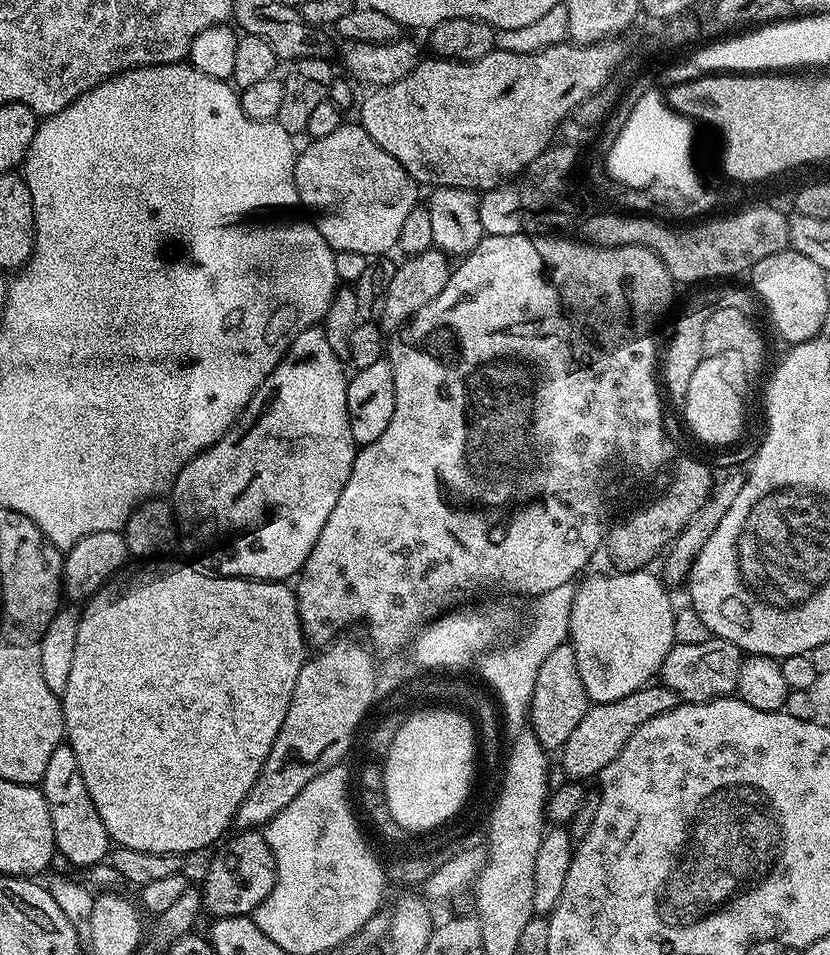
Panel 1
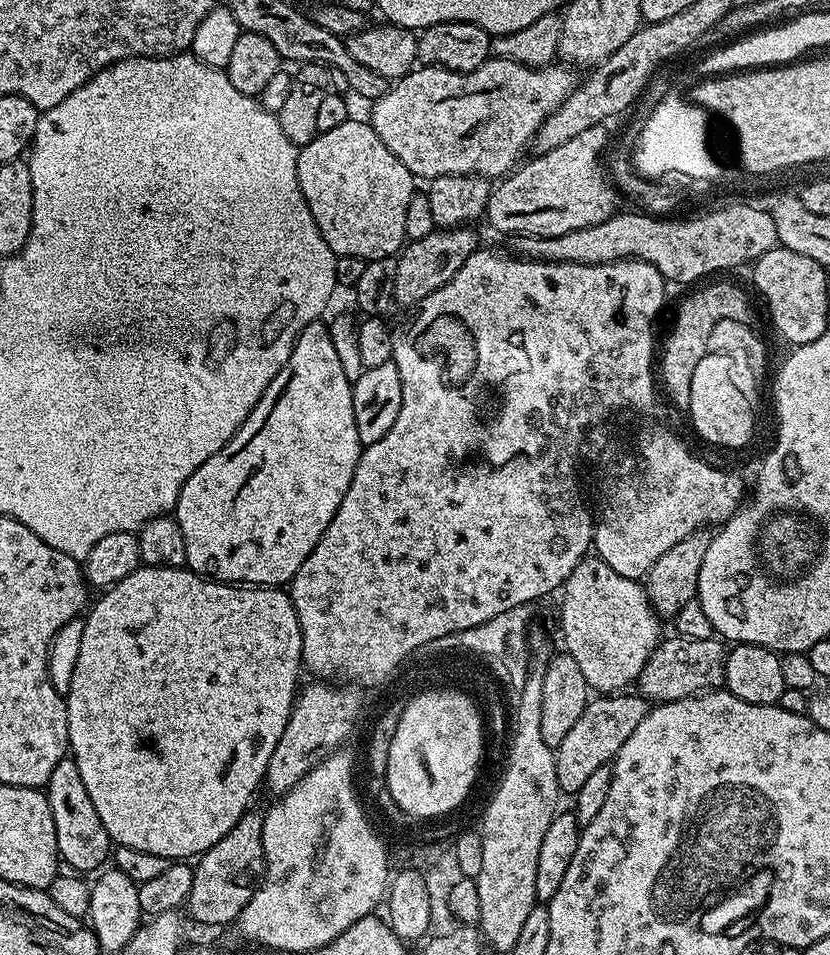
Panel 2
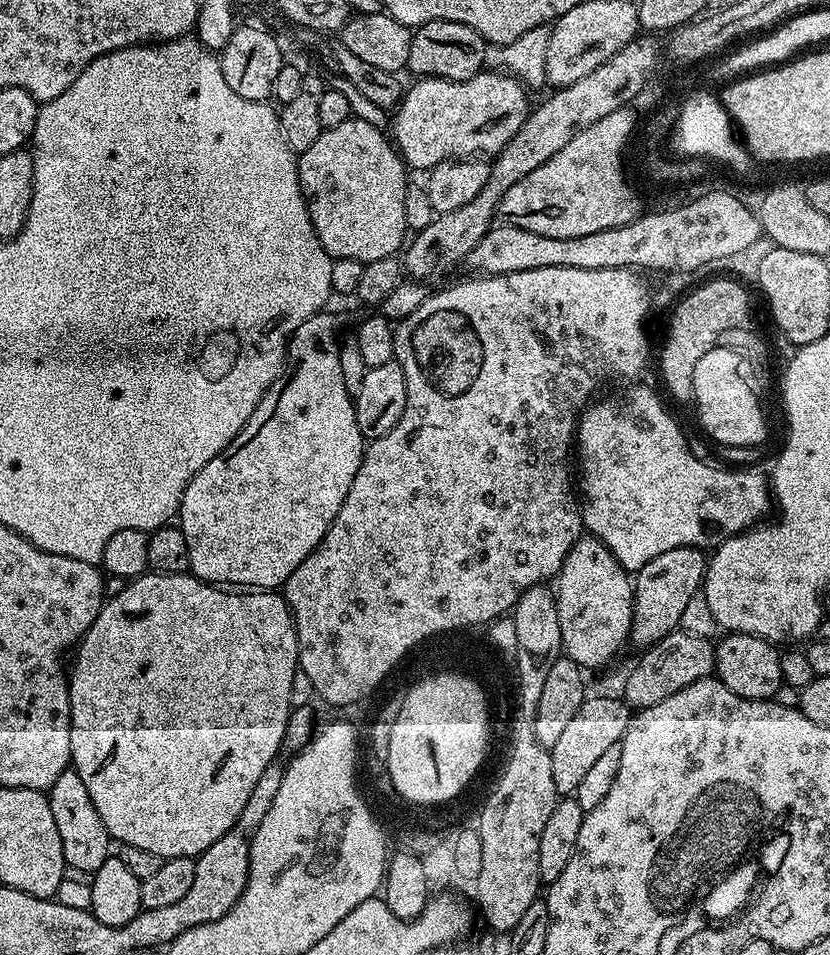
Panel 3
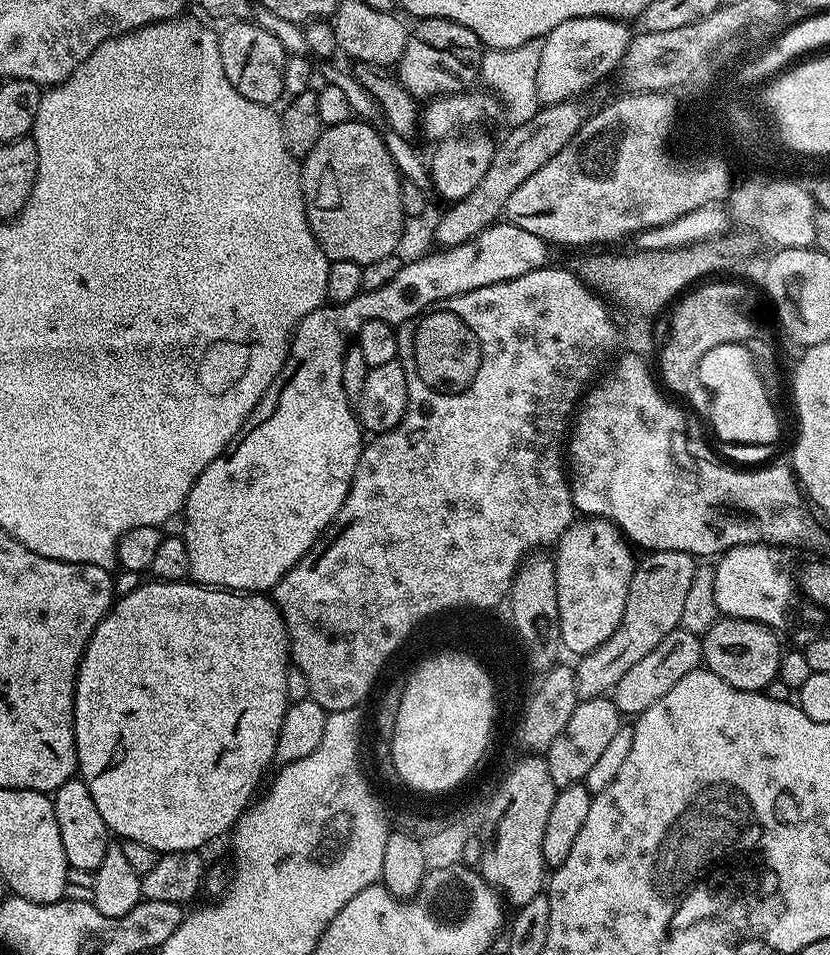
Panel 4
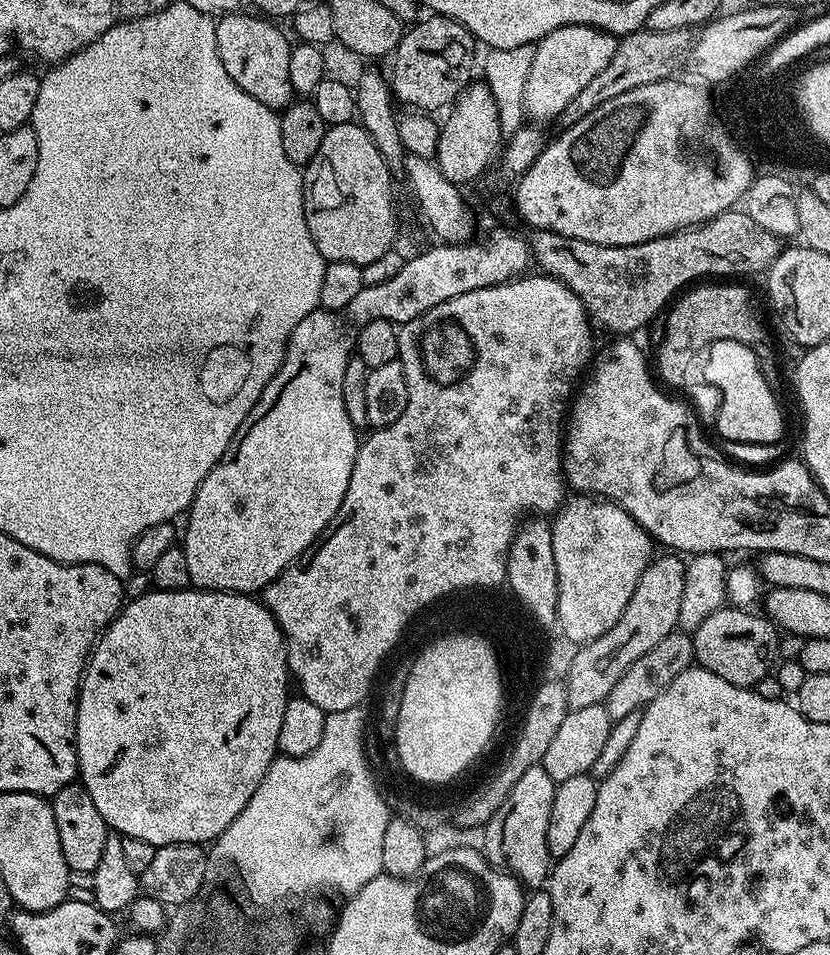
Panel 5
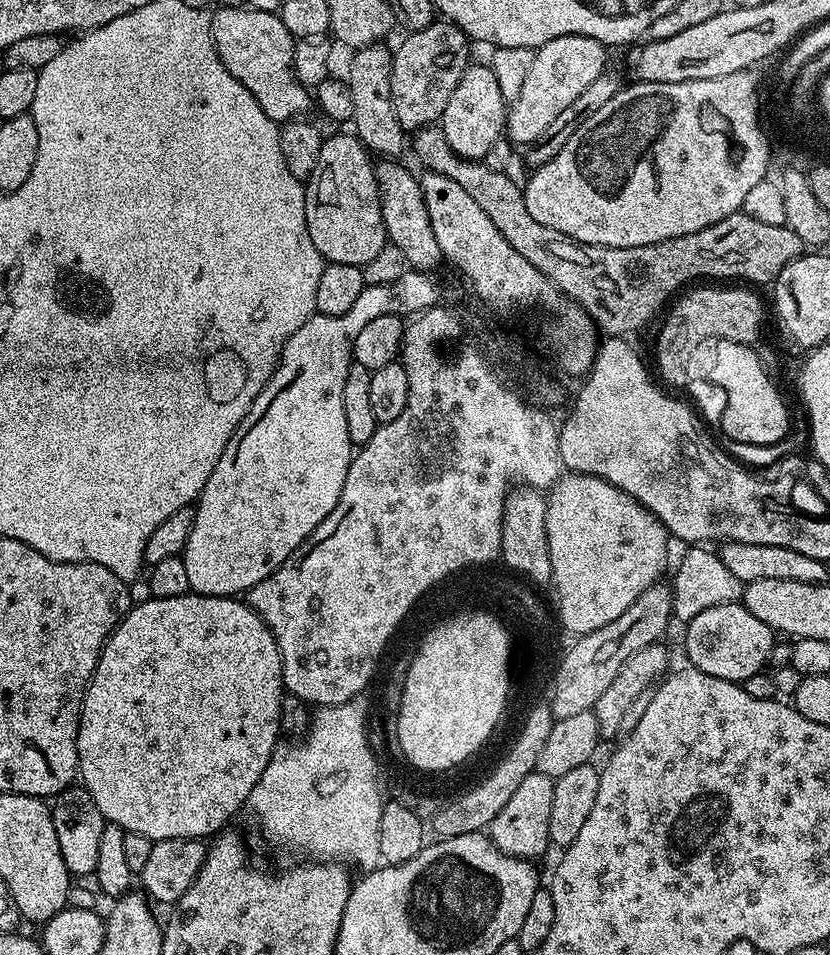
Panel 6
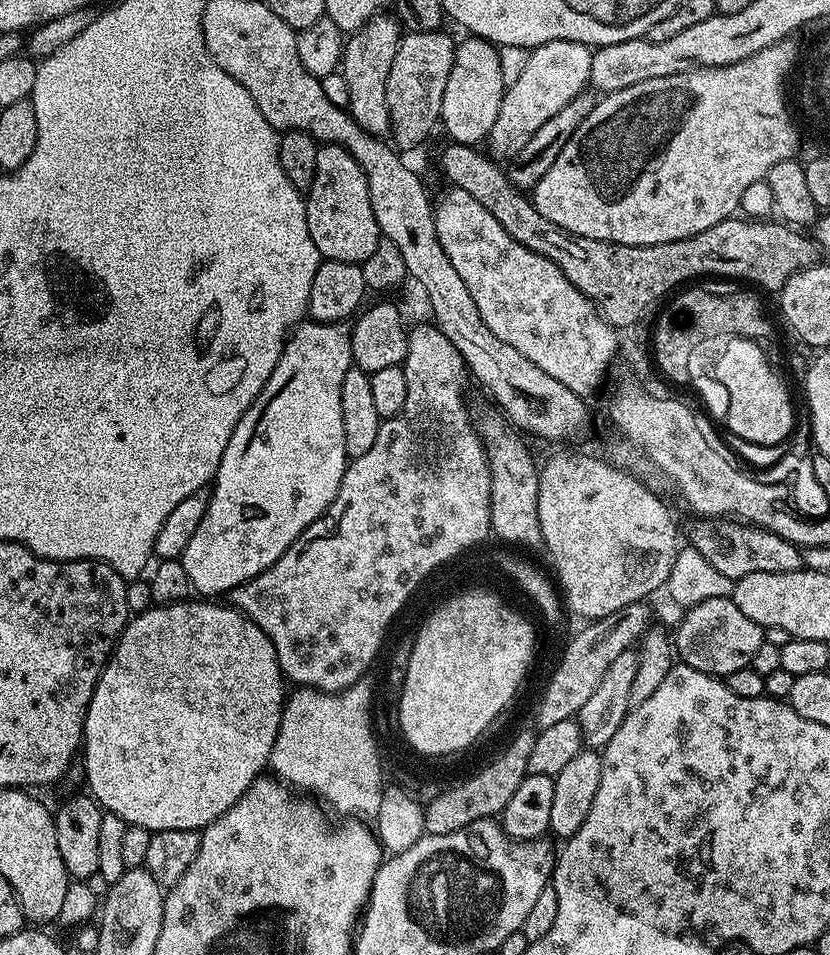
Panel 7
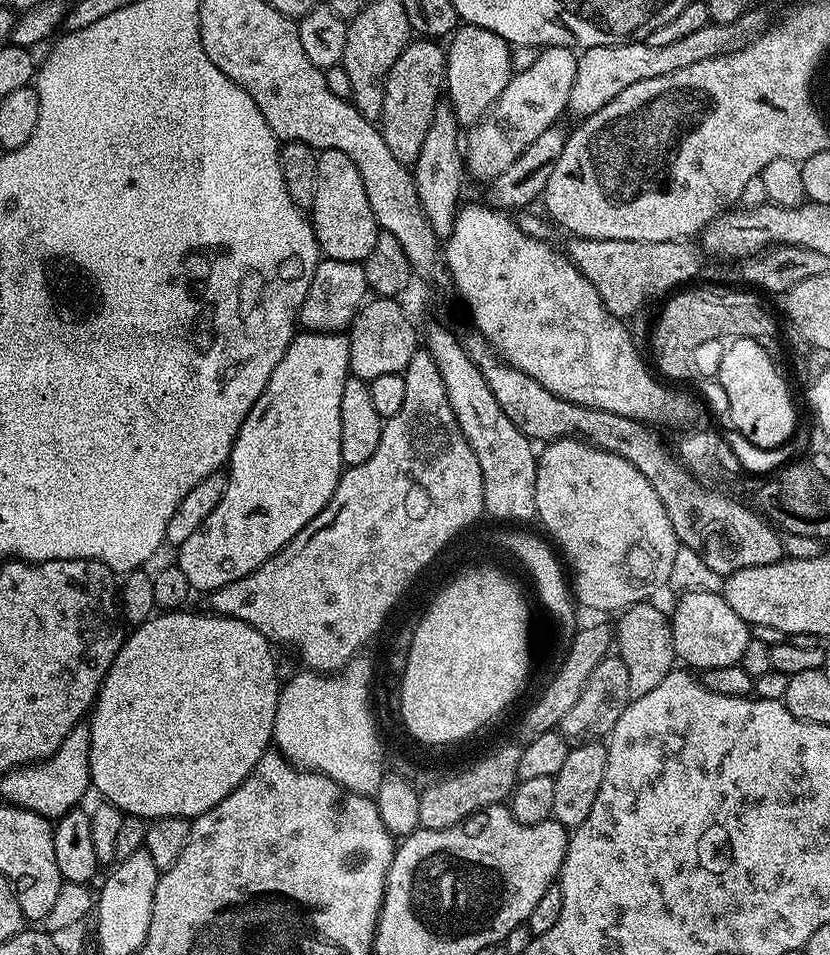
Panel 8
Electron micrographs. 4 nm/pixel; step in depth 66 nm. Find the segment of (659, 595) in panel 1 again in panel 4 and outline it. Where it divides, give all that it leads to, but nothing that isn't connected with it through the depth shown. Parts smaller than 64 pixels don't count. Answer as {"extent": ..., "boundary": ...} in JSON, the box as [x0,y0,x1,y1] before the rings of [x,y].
{"extent":[555,518,636,656],"boundary":[[[576,518],[555,545],[560,642],[565,649],[586,656],[618,630],[628,601],[628,587],[636,569],[633,545],[610,520]]]}

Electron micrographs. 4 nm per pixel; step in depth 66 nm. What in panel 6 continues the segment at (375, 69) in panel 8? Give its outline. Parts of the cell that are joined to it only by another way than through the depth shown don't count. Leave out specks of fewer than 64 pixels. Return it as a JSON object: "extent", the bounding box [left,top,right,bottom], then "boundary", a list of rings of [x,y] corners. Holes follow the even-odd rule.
{"extent":[346,43,406,158],"boundary":[[[383,43],[369,44],[357,49],[353,56],[346,79],[353,99],[354,114],[352,126],[355,135],[371,153],[384,158],[398,158],[406,150],[406,133],[398,122],[390,98],[390,74],[392,73],[392,52]],[[405,139],[405,140],[404,140]],[[378,153],[378,154],[377,154]]]}

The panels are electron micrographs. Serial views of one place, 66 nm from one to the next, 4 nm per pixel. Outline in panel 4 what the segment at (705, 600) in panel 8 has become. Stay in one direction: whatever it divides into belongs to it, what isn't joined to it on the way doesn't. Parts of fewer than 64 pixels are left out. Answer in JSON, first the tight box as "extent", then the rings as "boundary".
{"extent":[702,618,782,692],"boundary":[[[721,618],[702,637],[703,667],[718,674],[730,687],[747,692],[764,692],[780,674],[782,647],[773,629],[764,624],[749,624],[746,620]]]}

